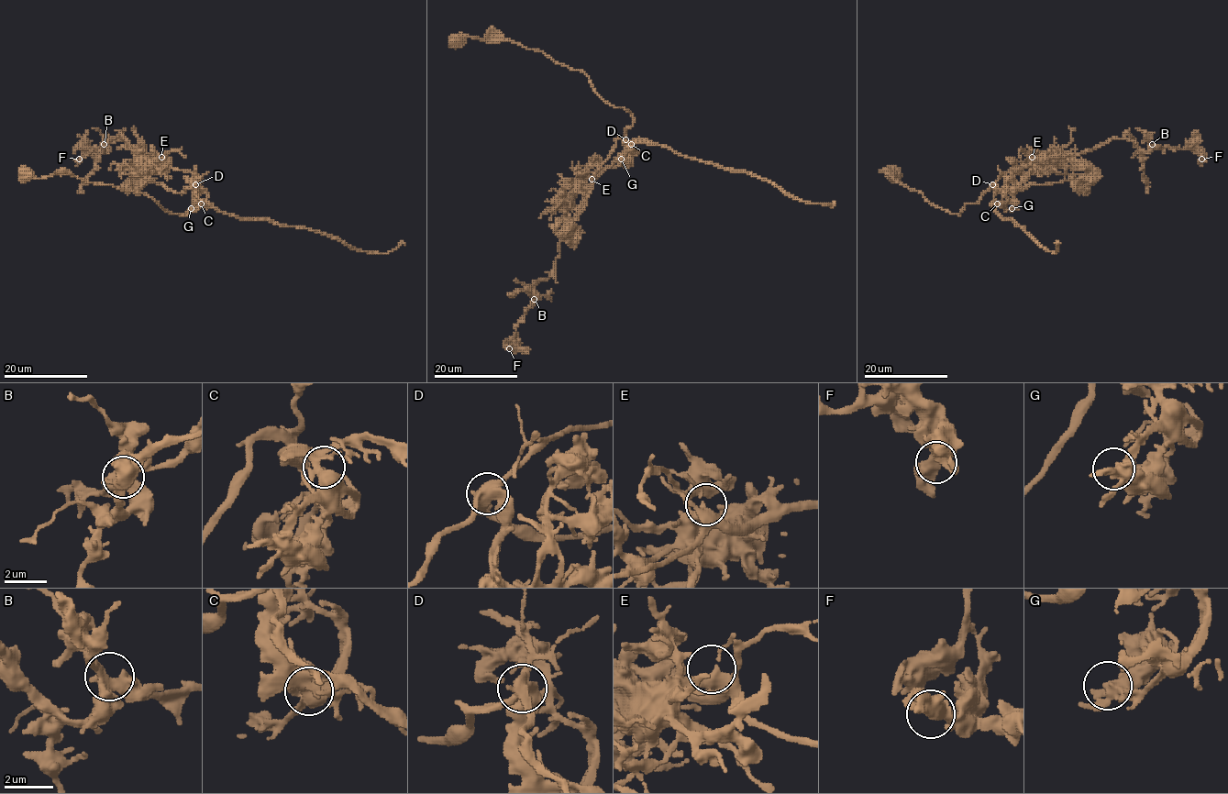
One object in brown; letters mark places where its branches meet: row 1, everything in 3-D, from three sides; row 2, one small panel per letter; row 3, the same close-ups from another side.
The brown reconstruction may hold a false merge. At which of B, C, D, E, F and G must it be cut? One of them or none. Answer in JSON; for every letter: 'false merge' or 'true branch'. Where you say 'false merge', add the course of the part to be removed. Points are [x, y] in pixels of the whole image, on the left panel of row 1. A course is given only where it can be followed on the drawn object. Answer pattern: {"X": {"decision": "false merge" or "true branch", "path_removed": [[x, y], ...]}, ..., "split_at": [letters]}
{"B": {"decision": "true branch"}, "C": {"decision": "true branch"}, "D": {"decision": "false merge", "path_removed": [[194, 184], [195, 197], [238, 217], [315, 230], [376, 253], [405, 245]]}, "E": {"decision": "true branch"}, "F": {"decision": "true branch"}, "G": {"decision": "true branch"}, "split_at": ["D"]}

